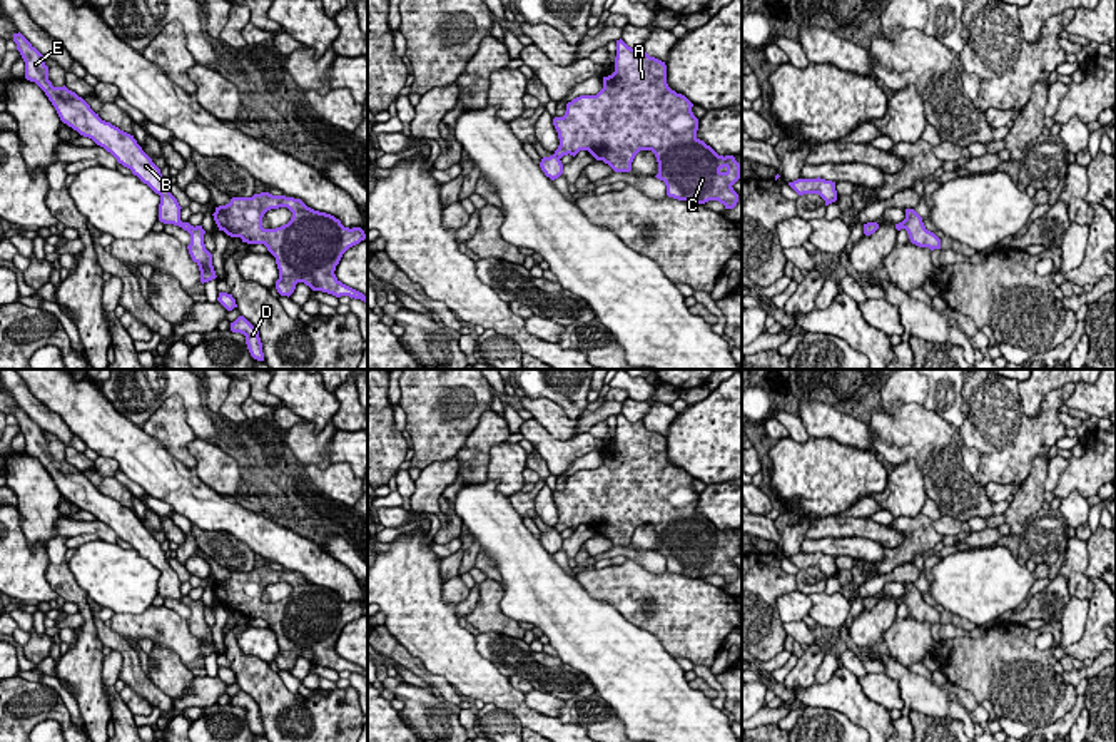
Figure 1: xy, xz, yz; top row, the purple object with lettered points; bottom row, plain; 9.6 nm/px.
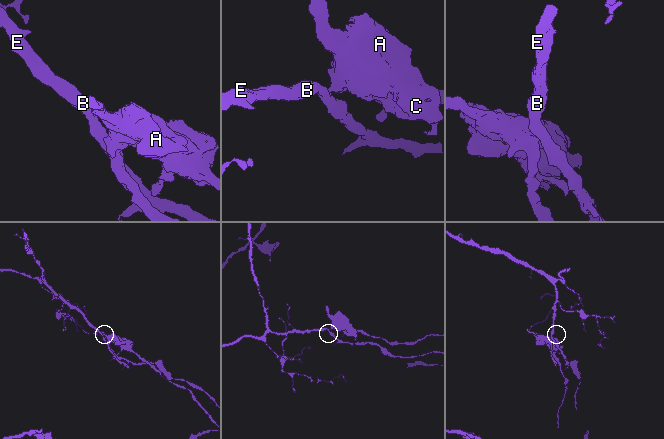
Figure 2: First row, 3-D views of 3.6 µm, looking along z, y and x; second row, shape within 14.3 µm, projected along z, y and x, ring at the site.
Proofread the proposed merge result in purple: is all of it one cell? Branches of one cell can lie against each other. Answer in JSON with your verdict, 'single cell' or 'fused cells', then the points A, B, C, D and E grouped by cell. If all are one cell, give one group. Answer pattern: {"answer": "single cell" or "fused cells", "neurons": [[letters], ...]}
{"answer": "fused cells", "neurons": [["A", "C", "D"], ["B", "E"]]}

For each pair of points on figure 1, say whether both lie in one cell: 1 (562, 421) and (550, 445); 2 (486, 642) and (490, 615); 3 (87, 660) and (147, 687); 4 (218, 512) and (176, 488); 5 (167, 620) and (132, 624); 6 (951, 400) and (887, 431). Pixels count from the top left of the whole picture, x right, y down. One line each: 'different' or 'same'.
1: different
2: different
3: different
4: same
5: same
6: different

